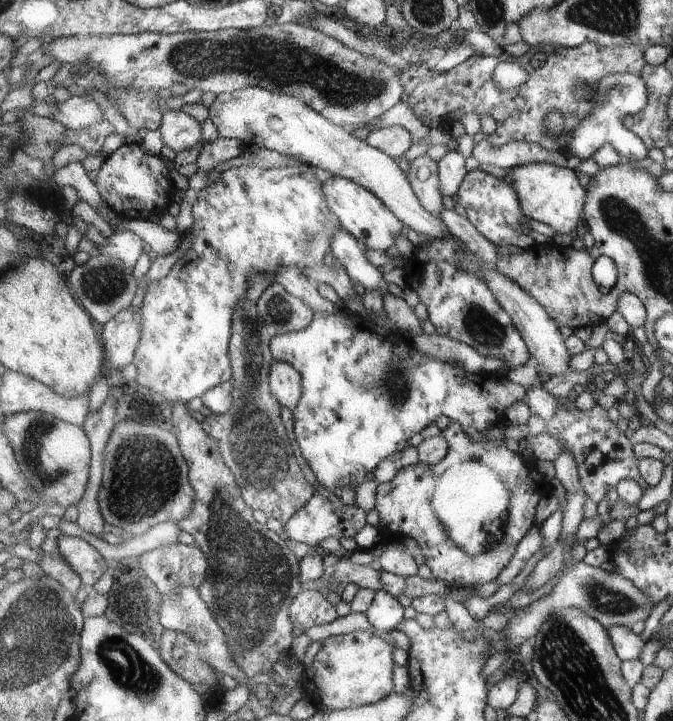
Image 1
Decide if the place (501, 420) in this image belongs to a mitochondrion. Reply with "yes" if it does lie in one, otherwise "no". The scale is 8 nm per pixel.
no

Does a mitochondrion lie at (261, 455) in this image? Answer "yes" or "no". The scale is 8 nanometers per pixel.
yes

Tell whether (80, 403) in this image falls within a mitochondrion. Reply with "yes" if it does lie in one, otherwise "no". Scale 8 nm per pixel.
no

